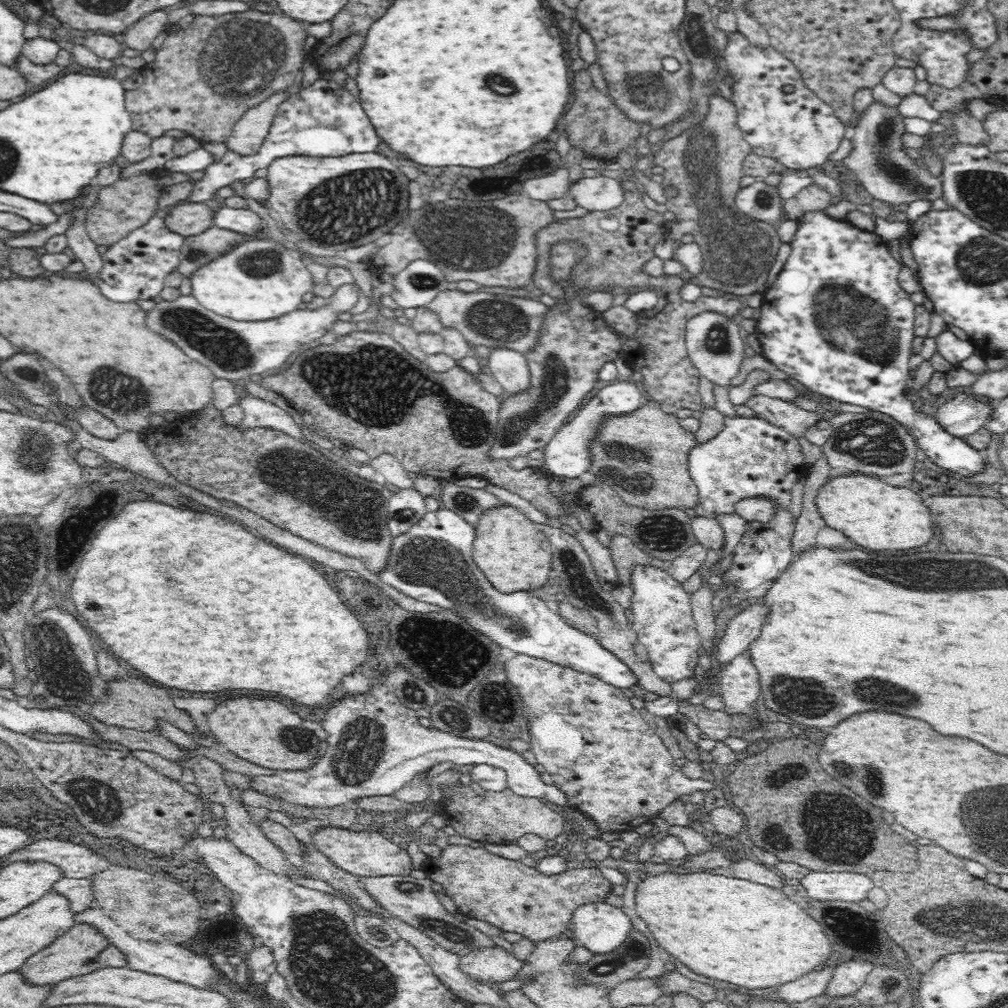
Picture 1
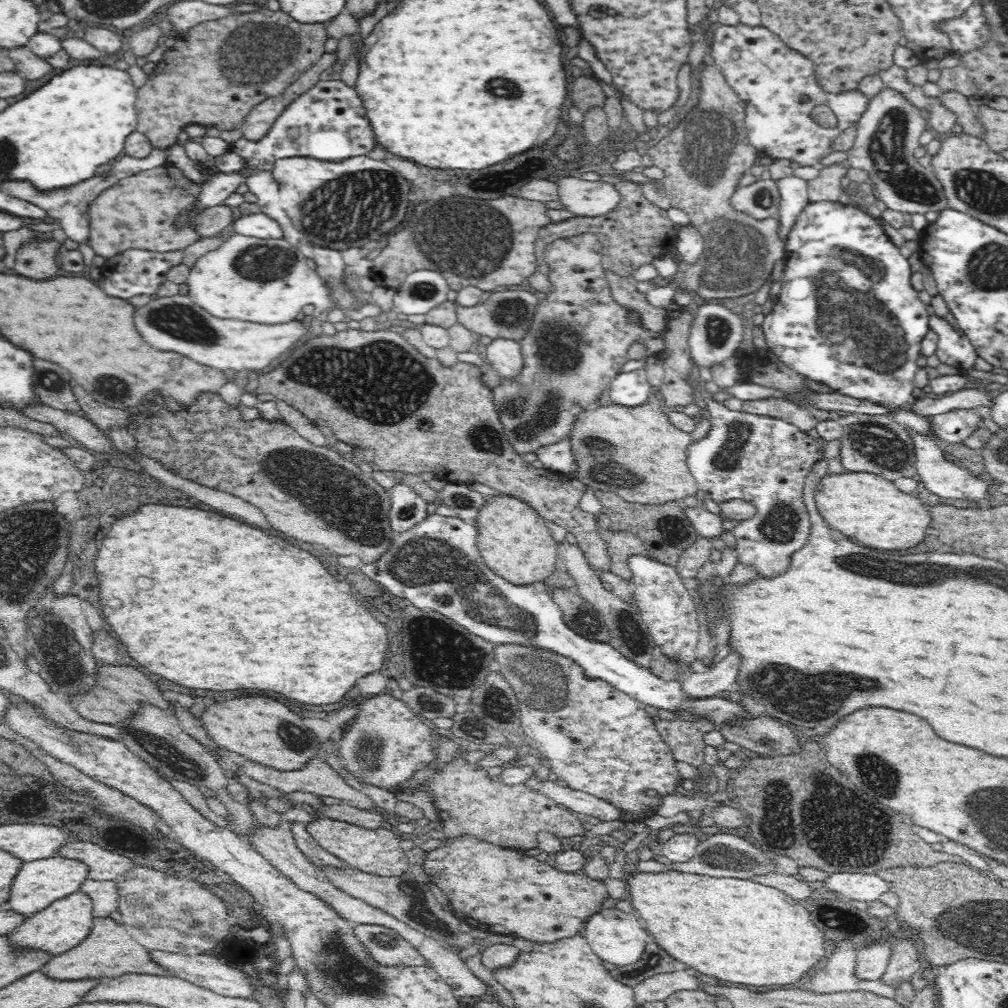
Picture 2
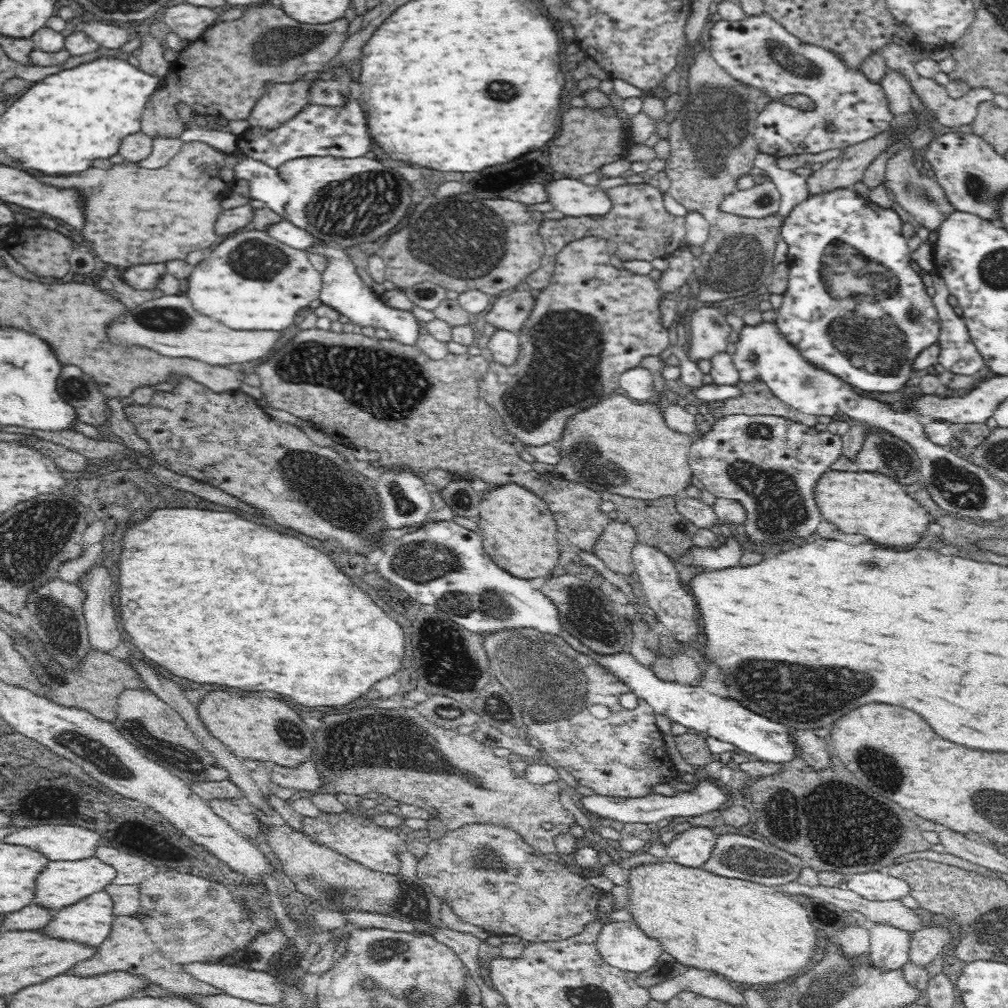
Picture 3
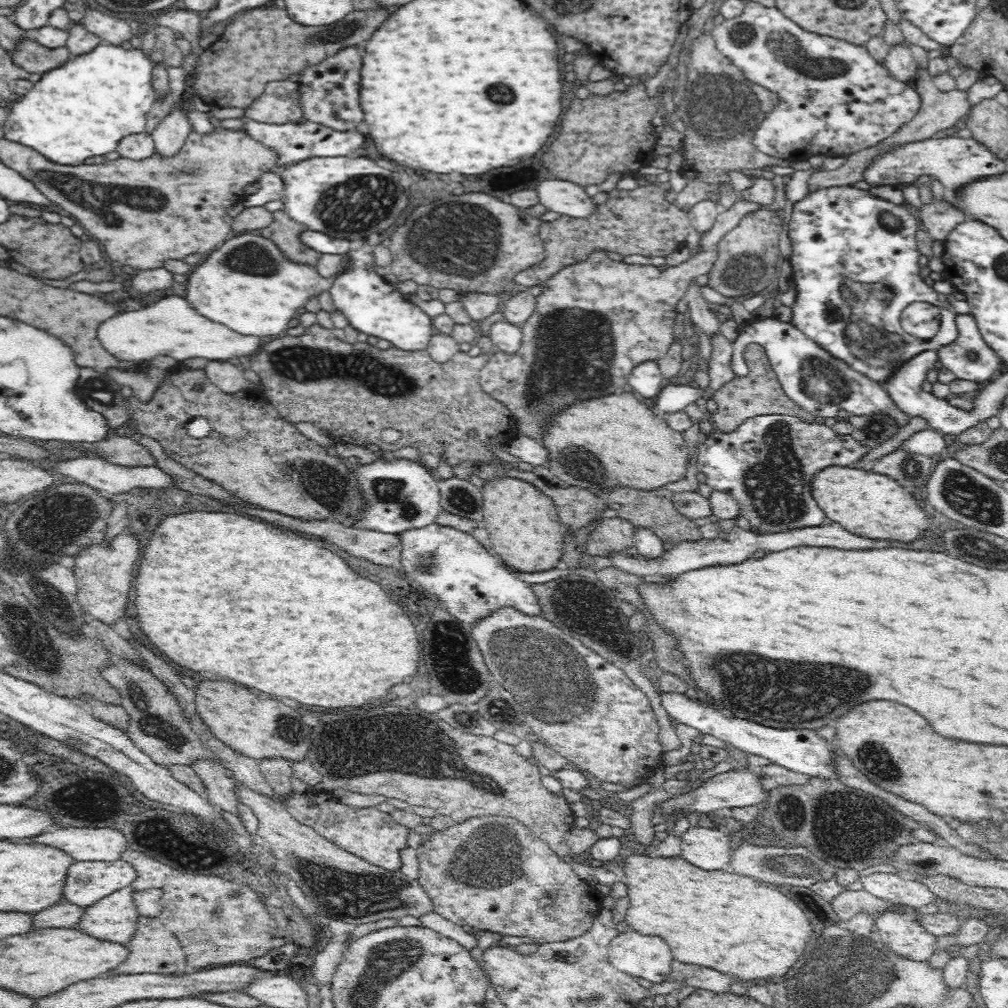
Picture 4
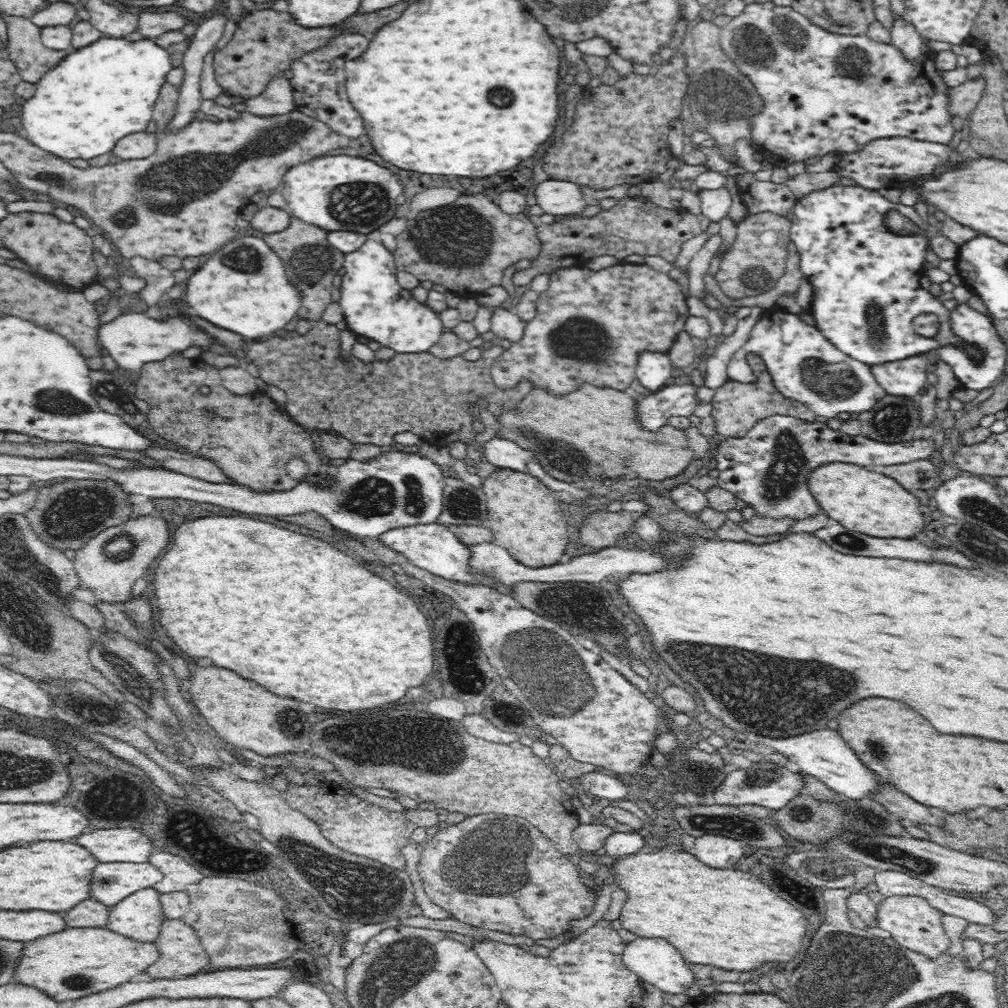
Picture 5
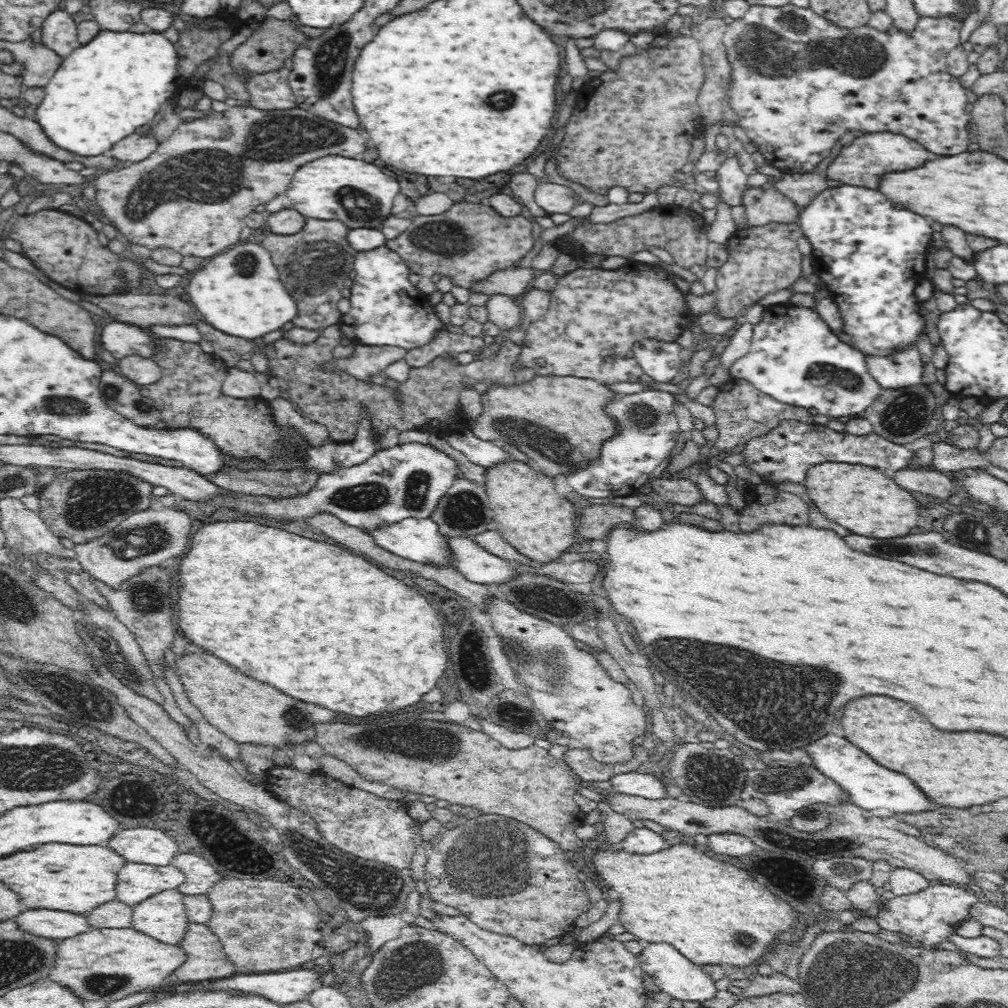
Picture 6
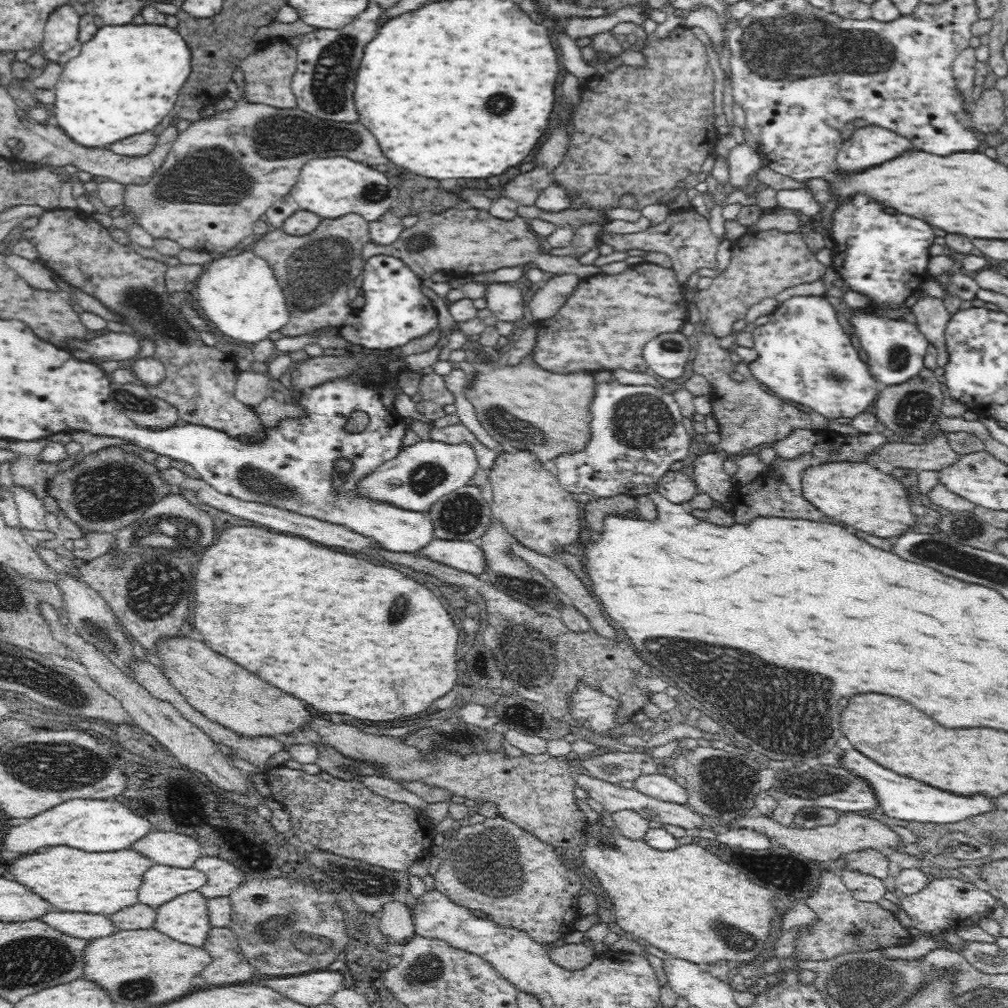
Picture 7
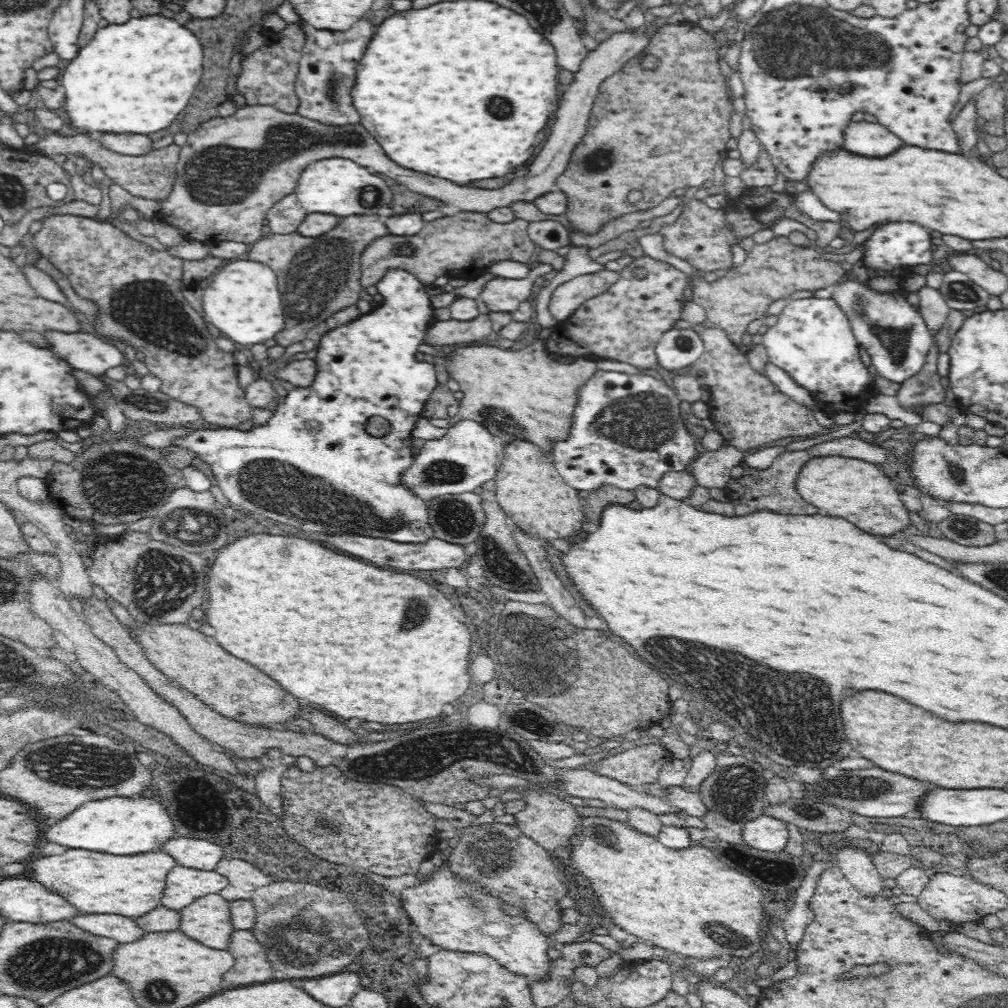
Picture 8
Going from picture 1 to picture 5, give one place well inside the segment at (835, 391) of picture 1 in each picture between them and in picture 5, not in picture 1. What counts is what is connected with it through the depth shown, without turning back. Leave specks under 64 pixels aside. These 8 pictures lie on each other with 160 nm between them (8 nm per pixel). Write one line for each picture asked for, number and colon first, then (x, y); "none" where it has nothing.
2: (846, 317)
3: (844, 252)
4: (854, 259)
5: (862, 254)

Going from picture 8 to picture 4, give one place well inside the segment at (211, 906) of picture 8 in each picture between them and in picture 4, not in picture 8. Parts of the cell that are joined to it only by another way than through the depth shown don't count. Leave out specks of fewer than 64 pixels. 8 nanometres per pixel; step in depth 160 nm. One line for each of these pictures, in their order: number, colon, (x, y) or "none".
4: (111, 919)
5: (137, 916)
6: (160, 917)
7: (183, 918)

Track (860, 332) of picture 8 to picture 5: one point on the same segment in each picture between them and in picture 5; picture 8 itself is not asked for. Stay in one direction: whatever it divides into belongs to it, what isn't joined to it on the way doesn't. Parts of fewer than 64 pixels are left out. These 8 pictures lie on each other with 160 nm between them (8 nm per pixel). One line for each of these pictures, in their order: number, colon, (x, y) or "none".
5: (905, 379)
6: (903, 370)
7: (894, 351)

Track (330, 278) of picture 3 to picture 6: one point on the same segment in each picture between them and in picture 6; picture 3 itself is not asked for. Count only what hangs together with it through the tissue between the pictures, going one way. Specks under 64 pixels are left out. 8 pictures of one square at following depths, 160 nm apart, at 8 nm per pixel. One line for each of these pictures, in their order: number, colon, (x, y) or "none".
4: (373, 306)
5: (375, 306)
6: (385, 309)

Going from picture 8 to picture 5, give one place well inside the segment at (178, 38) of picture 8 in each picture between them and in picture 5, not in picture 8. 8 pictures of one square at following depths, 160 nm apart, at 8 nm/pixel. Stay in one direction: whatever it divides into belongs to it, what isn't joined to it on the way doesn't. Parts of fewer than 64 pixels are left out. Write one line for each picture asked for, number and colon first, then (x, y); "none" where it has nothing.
5: (93, 97)
6: (102, 91)
7: (125, 78)

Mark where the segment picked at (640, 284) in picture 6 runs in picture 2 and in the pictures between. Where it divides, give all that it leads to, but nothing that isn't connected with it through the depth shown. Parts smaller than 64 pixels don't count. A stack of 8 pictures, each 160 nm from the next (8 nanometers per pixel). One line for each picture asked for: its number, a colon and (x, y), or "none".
2: (577, 343)
3: (592, 323)
4: (596, 319)
5: (610, 317)

